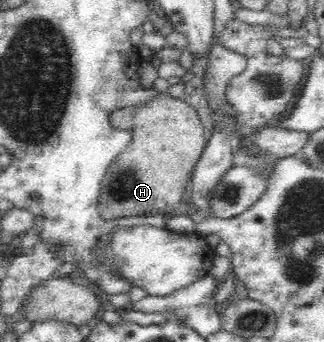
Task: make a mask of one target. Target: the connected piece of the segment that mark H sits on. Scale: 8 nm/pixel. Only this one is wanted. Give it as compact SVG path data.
M169 92L156 93L144 103L135 103L110 114L111 125L116 129L131 129L133 138L125 150L113 159L100 186L98 212L103 221L116 222L117 219L131 216L170 216L178 212L187 202L190 176L199 162L207 138L203 135L203 124L199 112L195 111L182 98L173 98Z

